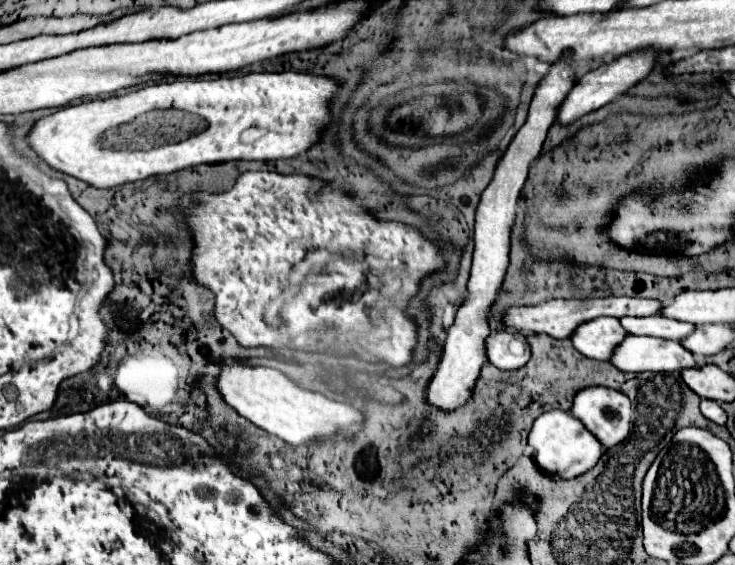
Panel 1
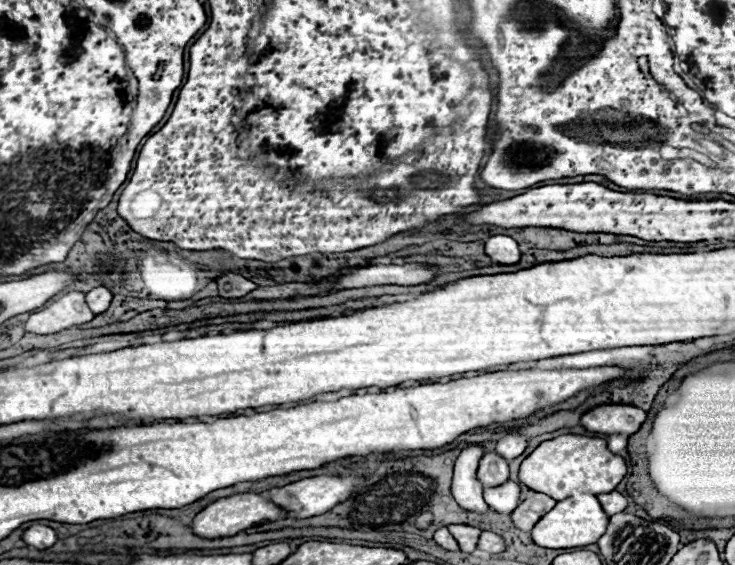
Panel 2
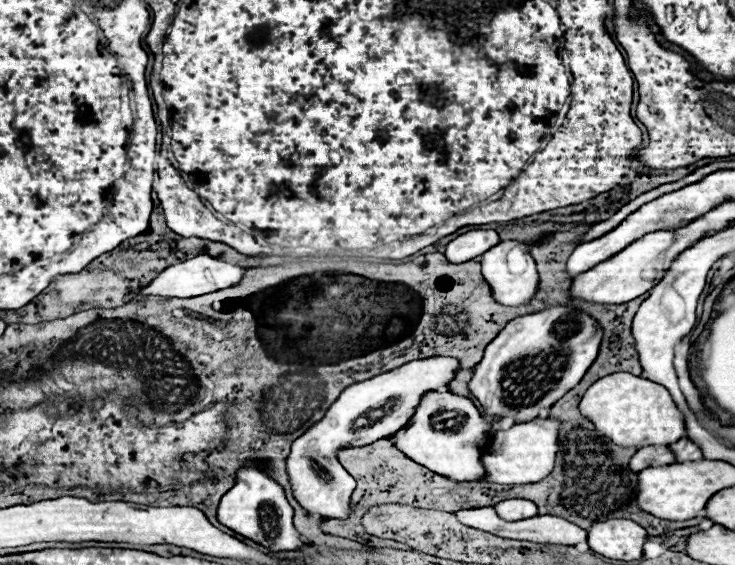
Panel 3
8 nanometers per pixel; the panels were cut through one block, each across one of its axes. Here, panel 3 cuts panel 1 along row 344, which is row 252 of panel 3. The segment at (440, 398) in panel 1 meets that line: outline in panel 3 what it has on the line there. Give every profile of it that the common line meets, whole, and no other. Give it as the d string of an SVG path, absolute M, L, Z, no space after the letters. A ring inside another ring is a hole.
M470 230L466 234L456 236L446 246L444 256L450 264L462 264L462 262L474 260L476 256L482 256L484 252L488 252L498 242L500 242L500 238L494 230Z

